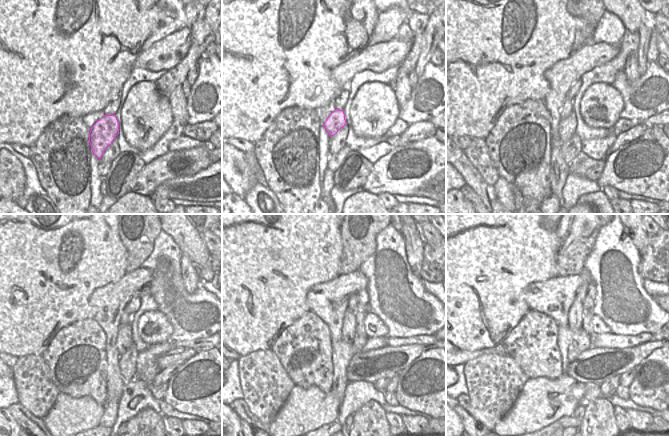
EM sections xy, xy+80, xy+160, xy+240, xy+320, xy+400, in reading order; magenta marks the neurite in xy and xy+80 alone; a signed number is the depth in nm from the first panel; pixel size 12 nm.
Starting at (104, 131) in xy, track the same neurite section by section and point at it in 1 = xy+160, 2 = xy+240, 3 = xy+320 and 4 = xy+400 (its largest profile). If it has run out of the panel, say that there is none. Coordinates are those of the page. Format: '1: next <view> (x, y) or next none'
1: next xy+160 (566, 110)
2: next xy+240 (125, 318)
3: next xy+320 (353, 300)
4: next xy+400 (586, 280)

